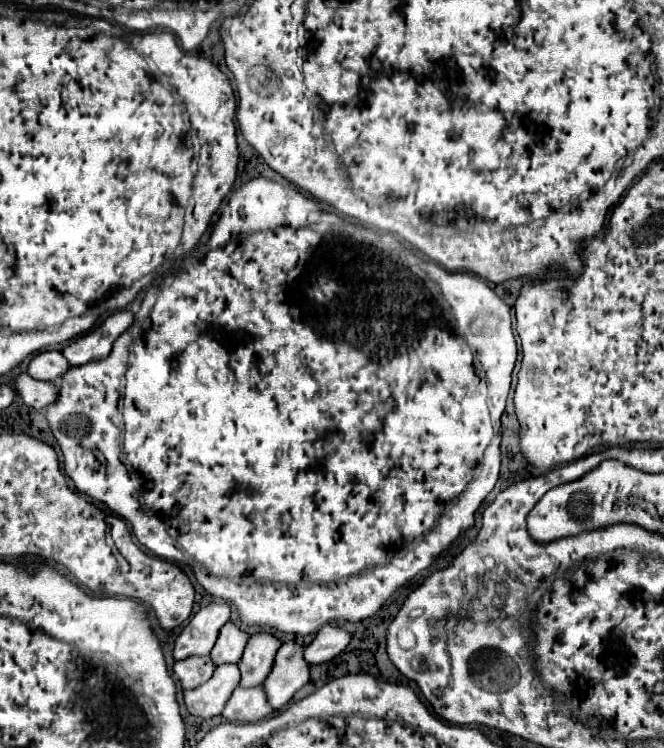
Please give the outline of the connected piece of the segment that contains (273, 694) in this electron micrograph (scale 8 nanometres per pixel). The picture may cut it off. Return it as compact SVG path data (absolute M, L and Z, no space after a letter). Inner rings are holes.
M284 642L276 654L274 668L264 680L264 690L268 702L280 710L296 690L300 690L310 680L310 664L304 660L306 644Z

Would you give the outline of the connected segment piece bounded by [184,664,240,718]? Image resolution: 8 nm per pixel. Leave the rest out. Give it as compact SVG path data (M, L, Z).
M236 664L216 666L212 678L198 688L184 690L184 700L188 712L194 716L210 718L224 710L224 704L232 696L234 688L240 682L240 668Z

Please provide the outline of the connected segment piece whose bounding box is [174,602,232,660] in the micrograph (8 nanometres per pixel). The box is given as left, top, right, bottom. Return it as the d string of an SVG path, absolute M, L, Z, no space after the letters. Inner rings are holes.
M212 602L192 616L192 620L182 628L174 644L174 658L184 660L194 654L210 654L216 644L220 628L230 620L228 602Z

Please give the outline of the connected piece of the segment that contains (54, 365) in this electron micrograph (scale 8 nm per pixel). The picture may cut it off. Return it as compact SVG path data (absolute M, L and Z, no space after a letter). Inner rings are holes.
M46 350L30 360L30 376L34 380L58 380L64 372L68 372L70 364L58 350Z

